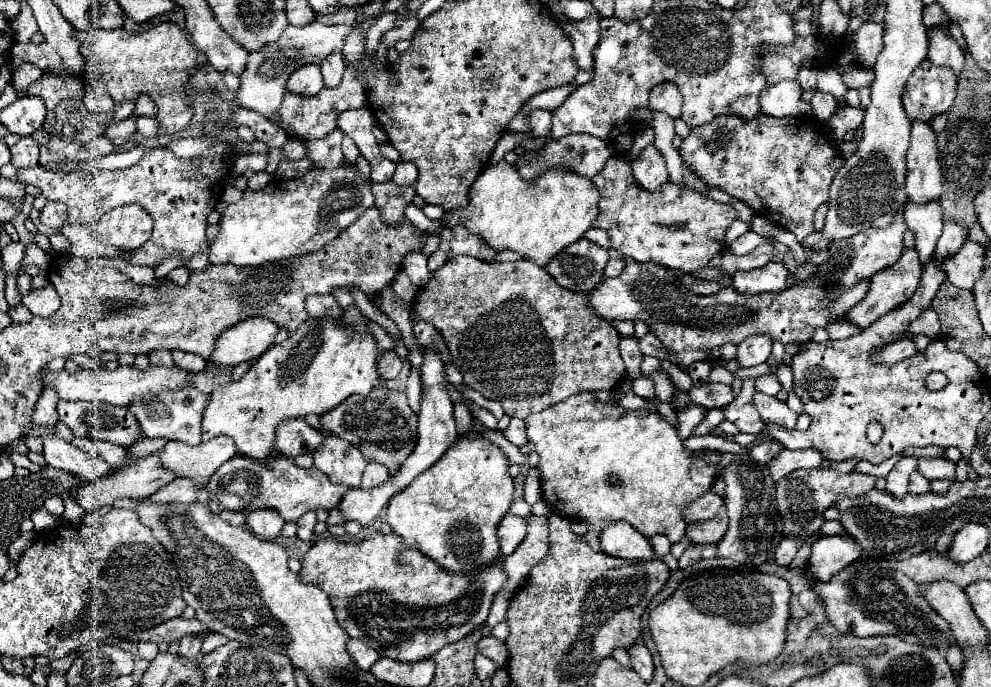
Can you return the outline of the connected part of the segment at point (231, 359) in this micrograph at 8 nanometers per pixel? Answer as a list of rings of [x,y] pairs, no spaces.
[[[247,318],[231,326],[217,338],[219,342],[209,360],[229,366],[257,360],[273,344],[277,330],[279,328],[269,318]]]

